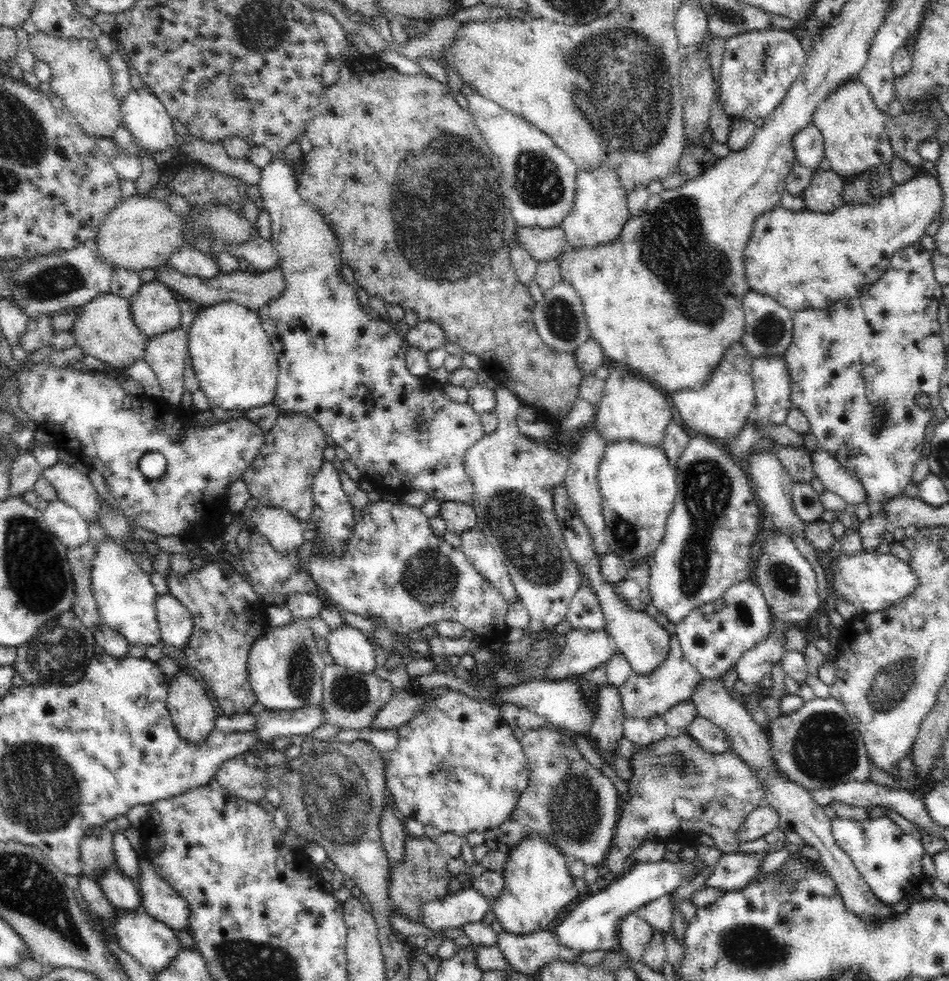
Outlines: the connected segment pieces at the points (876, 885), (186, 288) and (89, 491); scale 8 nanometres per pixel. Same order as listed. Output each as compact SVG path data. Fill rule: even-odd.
M836 817L830 822L836 842L851 858L879 902L893 906L907 899L910 890L924 881L921 860L926 852L923 841L903 833L889 817L869 817L862 822Z
M169 264L155 269L156 279L168 288L172 288L176 293L184 296L195 307L210 306L211 304L232 301L257 311L270 300L274 300L282 294L286 288L282 269L278 266L269 271L257 272L251 267L243 267L230 274L220 272L214 278L205 279L196 276L186 276L176 272Z
M59 461L52 468L44 468L43 477L54 487L59 500L76 508L86 521L99 522L101 498L86 474Z

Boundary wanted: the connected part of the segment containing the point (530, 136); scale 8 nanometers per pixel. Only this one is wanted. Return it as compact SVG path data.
M464 83L461 90L468 101L467 111L502 164L510 186L510 208L515 223L520 227L558 227L574 206L577 164L550 136L527 120L484 98L468 84Z

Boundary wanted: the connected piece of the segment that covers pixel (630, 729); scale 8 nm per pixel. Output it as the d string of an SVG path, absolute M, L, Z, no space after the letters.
M626 716L623 722L623 736L635 747L647 747L654 741L668 736L668 727L659 716L654 718L633 718Z

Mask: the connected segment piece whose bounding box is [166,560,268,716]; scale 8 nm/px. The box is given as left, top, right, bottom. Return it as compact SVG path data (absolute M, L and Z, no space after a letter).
M224 560L206 562L186 576L177 576L171 572L166 579L169 593L190 611L193 618L194 626L183 648L190 664L197 668L208 682L208 691L218 698L215 703L218 704L218 708L222 708L223 715L249 713L257 698L249 681L247 660L251 646L264 634L268 626L267 607L264 606L263 598L256 594L247 580L233 568L233 562Z

